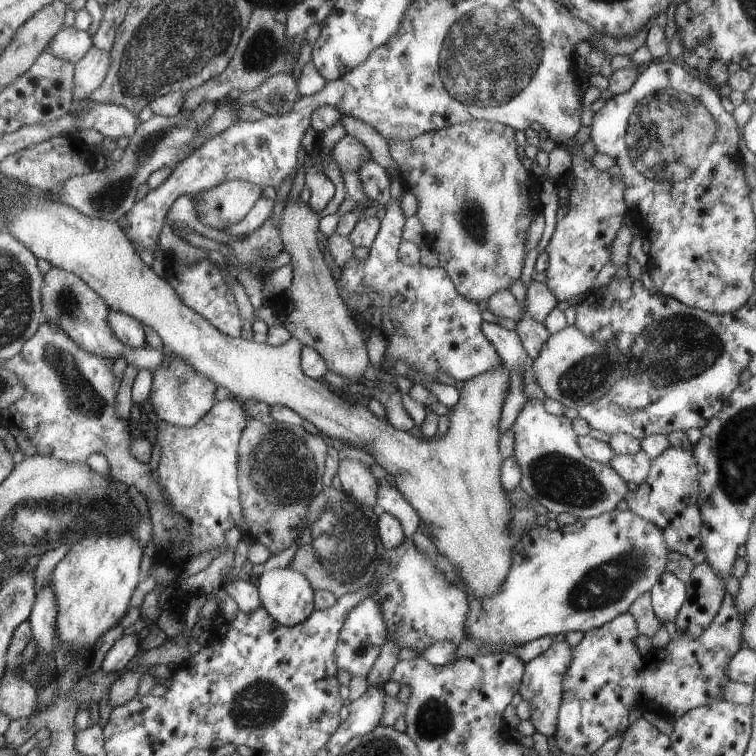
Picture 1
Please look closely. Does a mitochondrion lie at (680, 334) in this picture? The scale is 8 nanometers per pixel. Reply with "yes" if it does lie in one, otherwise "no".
yes

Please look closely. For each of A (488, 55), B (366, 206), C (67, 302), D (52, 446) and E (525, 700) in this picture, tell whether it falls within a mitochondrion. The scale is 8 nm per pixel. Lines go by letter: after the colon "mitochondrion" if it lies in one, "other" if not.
A: mitochondrion
B: other
C: mitochondrion
D: other
E: other

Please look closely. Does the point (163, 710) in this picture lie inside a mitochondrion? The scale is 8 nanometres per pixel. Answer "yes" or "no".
no

